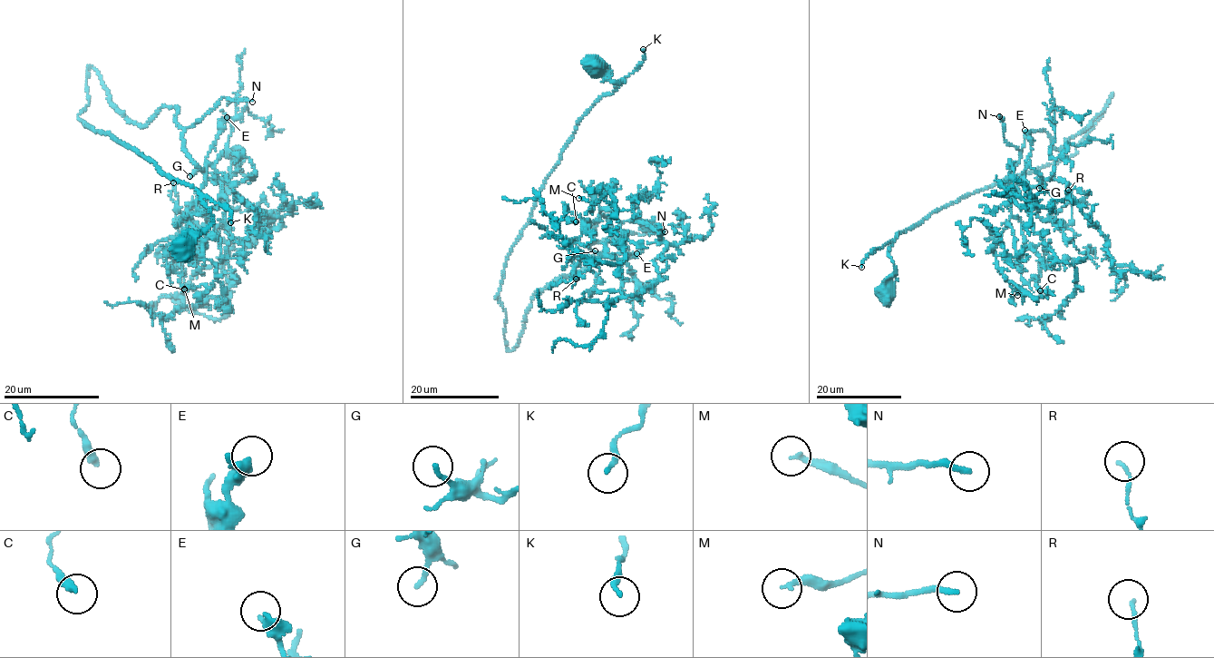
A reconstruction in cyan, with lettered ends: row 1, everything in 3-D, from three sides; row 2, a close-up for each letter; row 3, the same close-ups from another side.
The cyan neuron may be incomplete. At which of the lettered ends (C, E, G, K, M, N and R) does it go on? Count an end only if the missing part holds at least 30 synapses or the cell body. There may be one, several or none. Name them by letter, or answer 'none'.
N

